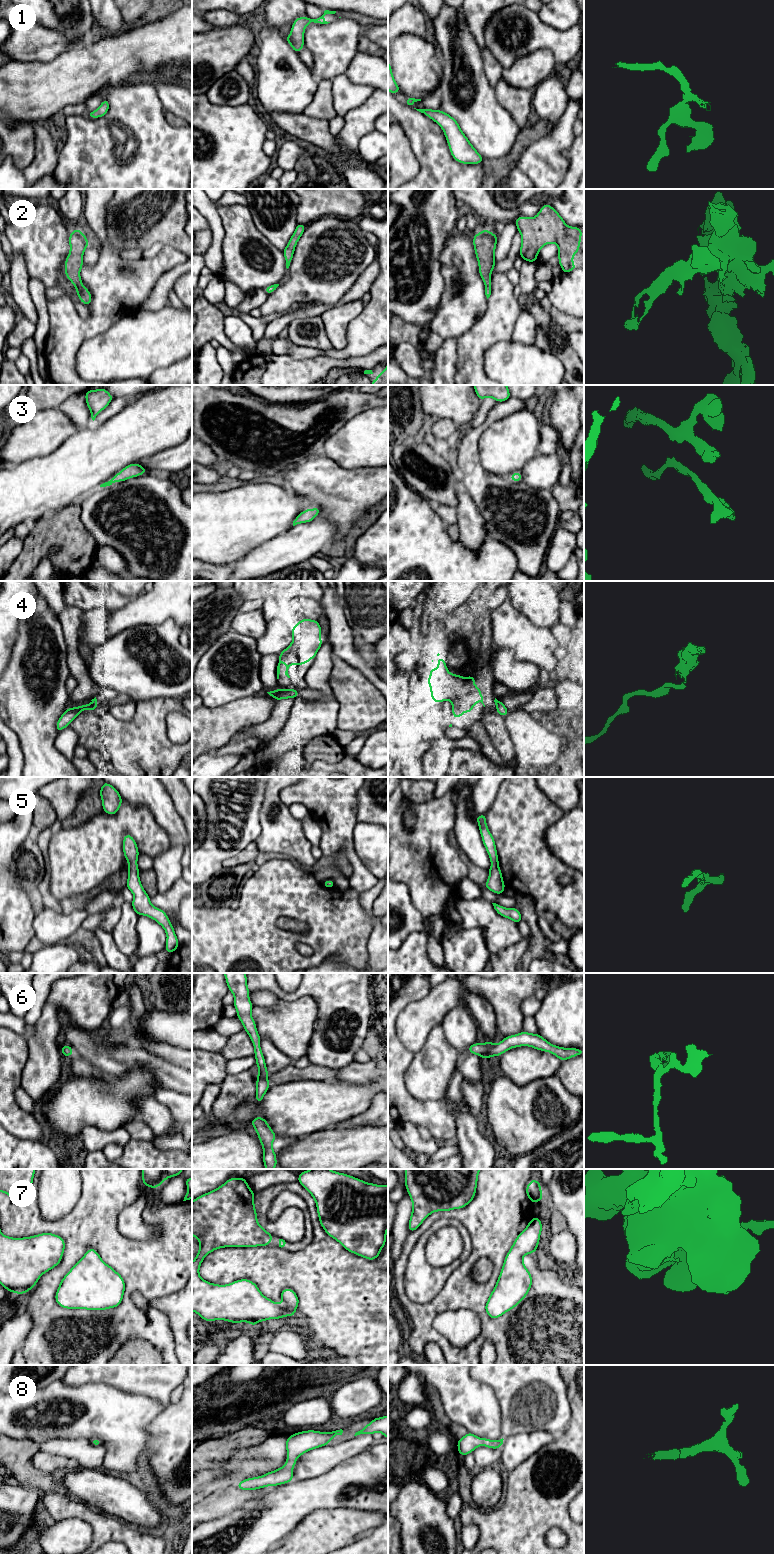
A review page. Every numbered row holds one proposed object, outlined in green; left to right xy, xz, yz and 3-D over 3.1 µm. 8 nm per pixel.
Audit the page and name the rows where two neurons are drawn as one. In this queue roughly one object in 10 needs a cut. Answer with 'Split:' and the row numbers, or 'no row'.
Split: 4

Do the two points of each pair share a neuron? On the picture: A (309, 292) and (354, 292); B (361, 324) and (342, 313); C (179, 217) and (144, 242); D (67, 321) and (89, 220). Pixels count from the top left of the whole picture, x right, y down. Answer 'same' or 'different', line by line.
A: different
B: different
C: same
D: same

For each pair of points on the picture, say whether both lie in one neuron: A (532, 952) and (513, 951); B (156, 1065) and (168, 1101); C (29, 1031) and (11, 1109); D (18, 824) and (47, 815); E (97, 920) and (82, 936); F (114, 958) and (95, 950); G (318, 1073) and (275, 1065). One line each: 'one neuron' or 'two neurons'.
A: two neurons
B: two neurons
C: two neurons
D: two neurons
E: two neurons
F: two neurons
G: two neurons

